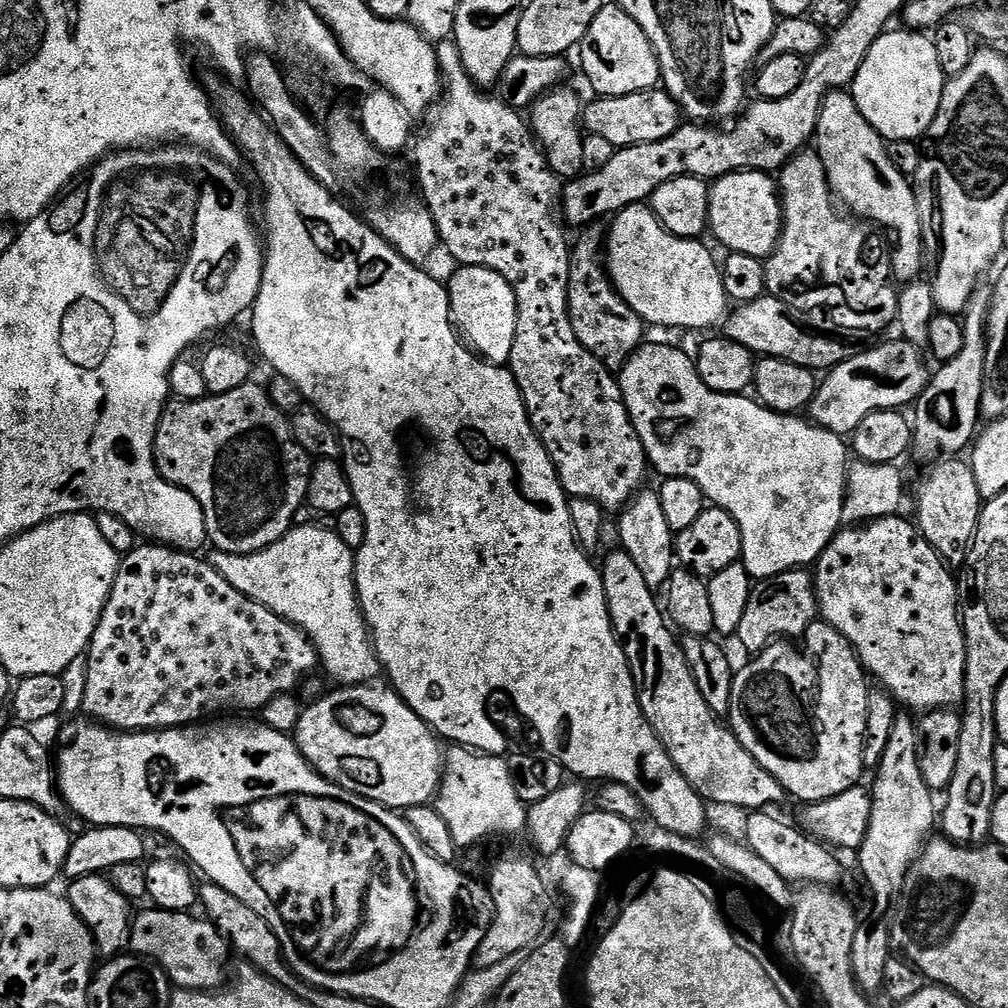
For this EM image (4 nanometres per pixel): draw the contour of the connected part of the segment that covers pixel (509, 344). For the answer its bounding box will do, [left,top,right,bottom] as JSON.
[446,266,518,364]

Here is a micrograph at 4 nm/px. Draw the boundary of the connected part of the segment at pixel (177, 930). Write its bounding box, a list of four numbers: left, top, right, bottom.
[127,907,230,992]

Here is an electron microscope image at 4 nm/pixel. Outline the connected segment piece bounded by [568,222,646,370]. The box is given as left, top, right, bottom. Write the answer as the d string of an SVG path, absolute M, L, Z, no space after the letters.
M600 222L587 225L577 235L581 236L574 240L568 283L568 320L574 326L578 342L582 342L582 346L602 362L602 366L619 370L645 339L646 325L637 312L630 310L608 279L608 269L602 259L602 249L606 244L606 228L602 225Z

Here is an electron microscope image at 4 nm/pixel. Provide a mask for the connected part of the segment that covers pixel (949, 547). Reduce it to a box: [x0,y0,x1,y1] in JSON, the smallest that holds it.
[915,458,982,565]

